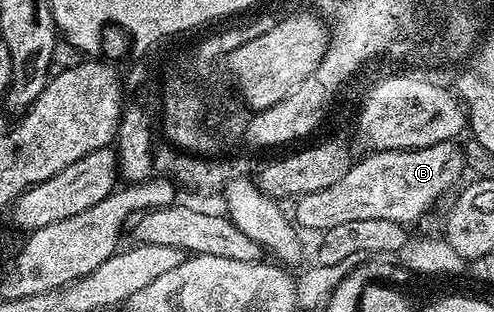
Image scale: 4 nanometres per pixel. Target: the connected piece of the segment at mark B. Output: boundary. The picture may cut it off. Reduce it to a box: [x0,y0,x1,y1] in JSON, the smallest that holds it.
[292,141,464,231]

